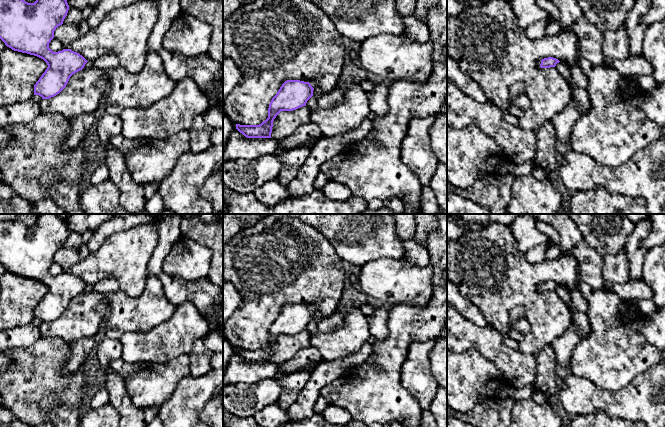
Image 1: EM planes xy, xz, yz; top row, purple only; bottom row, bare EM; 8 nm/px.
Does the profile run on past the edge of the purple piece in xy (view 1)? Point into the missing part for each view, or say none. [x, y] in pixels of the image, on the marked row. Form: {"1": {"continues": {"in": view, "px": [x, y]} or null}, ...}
{"1": {"continues": null}}

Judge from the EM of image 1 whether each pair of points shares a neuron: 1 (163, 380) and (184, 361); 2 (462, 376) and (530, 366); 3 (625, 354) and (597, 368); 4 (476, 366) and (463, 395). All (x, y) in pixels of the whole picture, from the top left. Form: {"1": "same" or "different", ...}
{"1": "same", "2": "different", "3": "same", "4": "same"}

